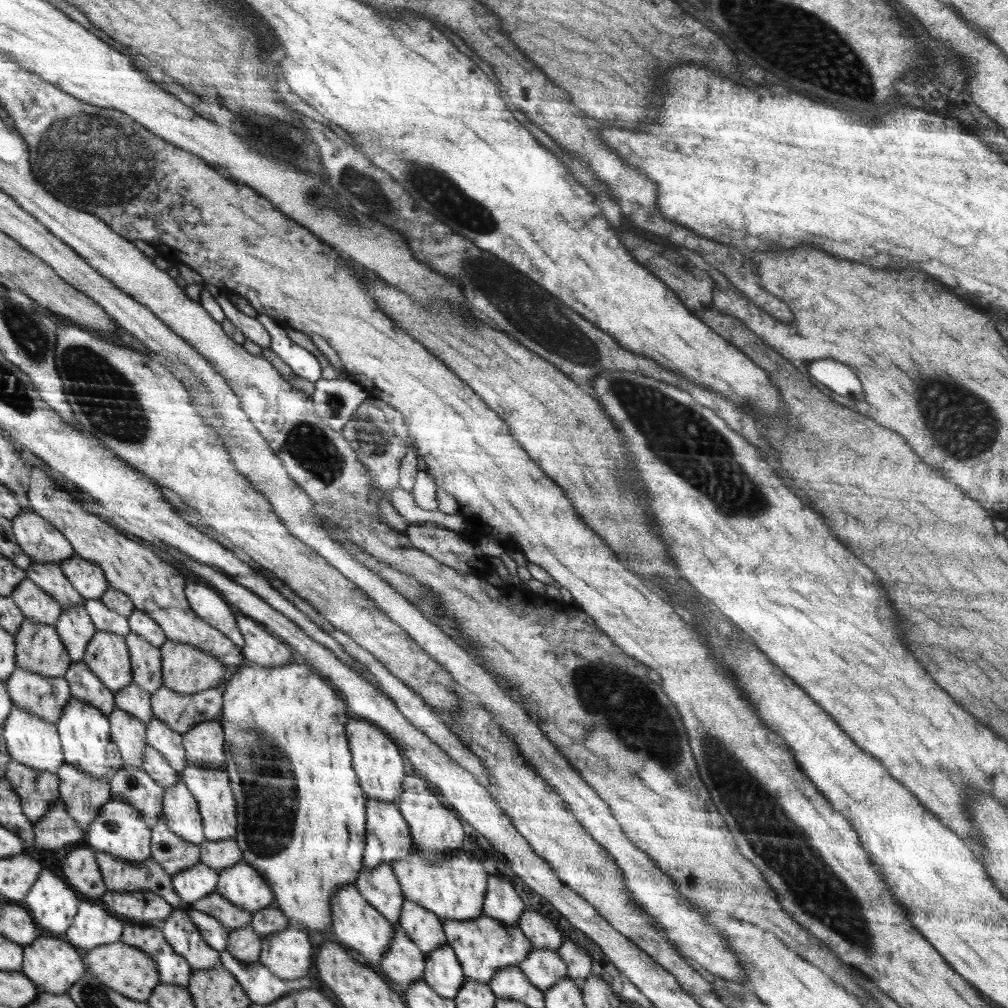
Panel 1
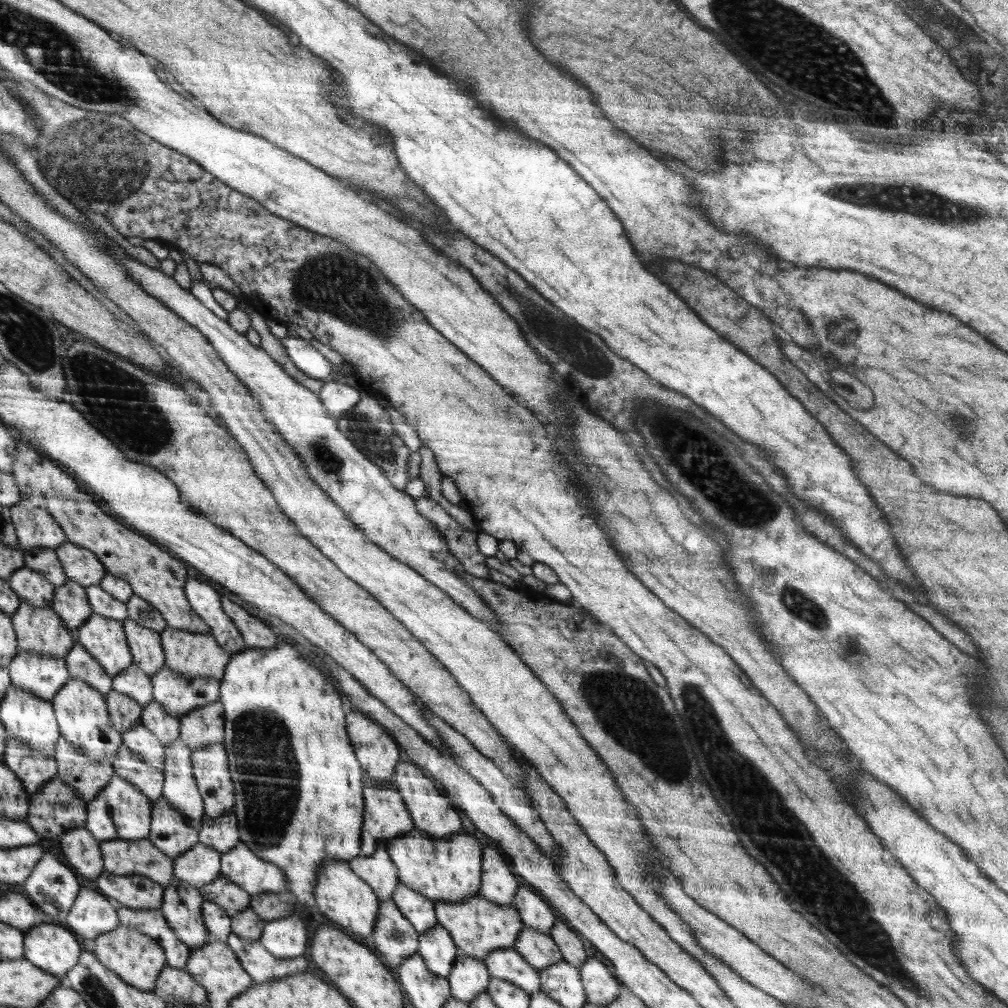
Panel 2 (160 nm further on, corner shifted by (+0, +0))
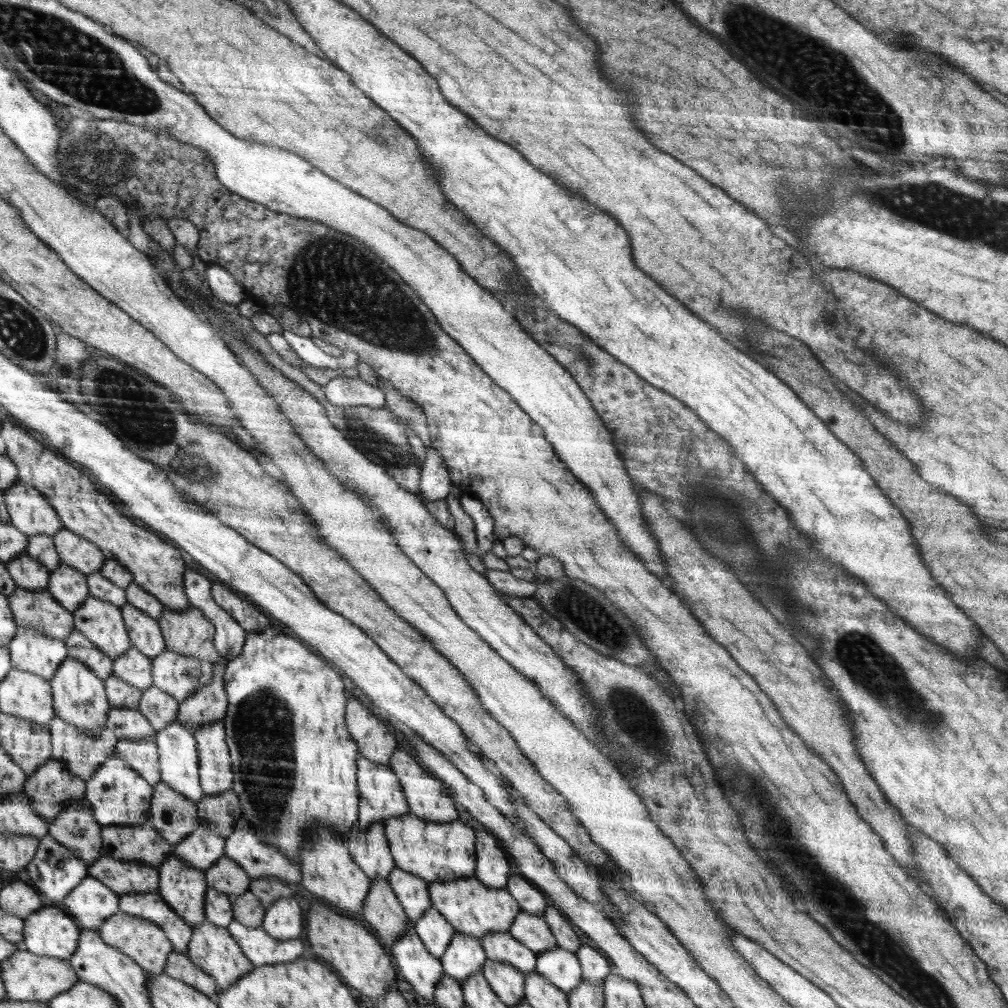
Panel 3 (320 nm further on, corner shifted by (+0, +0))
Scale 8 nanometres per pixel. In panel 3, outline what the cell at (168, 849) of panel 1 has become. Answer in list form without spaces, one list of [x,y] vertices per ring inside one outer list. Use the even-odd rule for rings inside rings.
[[[160,780],[154,786],[149,822],[168,844],[176,846],[199,826],[198,806]]]

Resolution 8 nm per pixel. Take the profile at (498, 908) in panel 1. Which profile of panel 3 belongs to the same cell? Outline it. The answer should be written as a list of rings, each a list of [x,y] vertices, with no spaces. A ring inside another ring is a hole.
[[[476,830],[477,876],[490,888],[504,889],[511,873],[504,852],[498,847],[496,836],[487,830]]]

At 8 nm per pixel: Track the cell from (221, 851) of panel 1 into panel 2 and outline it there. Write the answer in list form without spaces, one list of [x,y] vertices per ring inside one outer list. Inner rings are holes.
[[[233,808],[227,814],[214,818],[205,816],[198,831],[199,842],[220,854],[228,852],[240,842],[237,816]]]

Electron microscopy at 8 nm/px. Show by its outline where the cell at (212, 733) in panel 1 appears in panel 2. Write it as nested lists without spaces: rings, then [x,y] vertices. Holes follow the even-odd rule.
[[[215,700],[214,703],[200,707],[188,715],[179,718],[179,737],[189,749],[210,746],[212,743],[222,743],[224,732],[224,705]]]

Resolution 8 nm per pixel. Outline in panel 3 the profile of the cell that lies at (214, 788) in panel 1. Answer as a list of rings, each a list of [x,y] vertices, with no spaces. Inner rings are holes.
[[[223,721],[200,727],[194,735],[198,741],[199,779],[204,794],[214,796],[230,791],[233,783],[232,761]]]

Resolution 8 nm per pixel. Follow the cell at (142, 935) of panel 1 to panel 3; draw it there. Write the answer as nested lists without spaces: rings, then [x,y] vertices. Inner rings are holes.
[[[158,890],[122,895],[120,910],[160,925],[171,939],[174,950],[179,953],[187,952],[194,929],[163,899]]]

